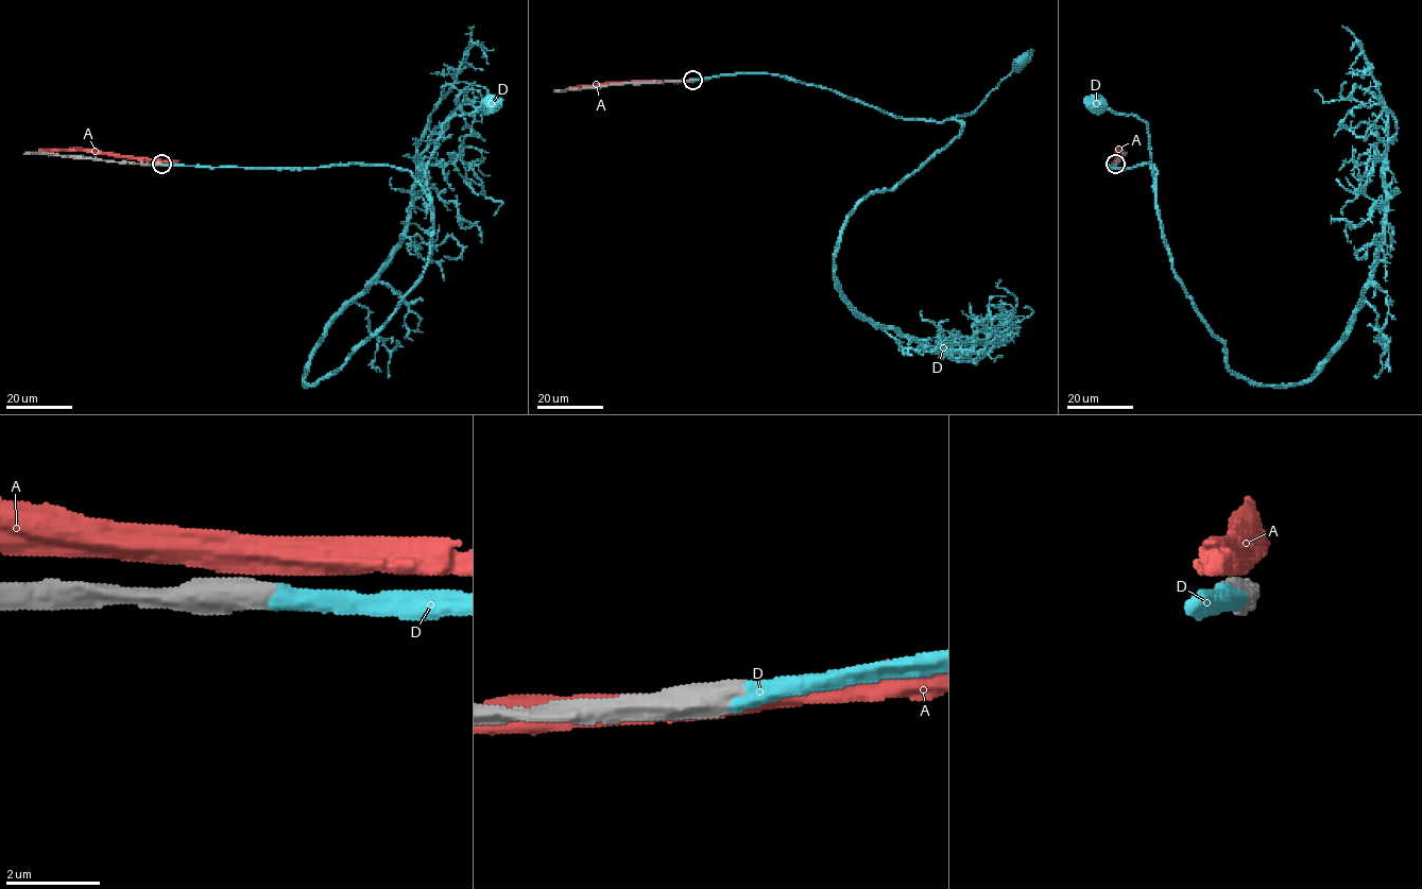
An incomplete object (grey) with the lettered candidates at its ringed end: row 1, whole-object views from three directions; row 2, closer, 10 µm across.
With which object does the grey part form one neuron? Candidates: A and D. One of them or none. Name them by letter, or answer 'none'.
D

